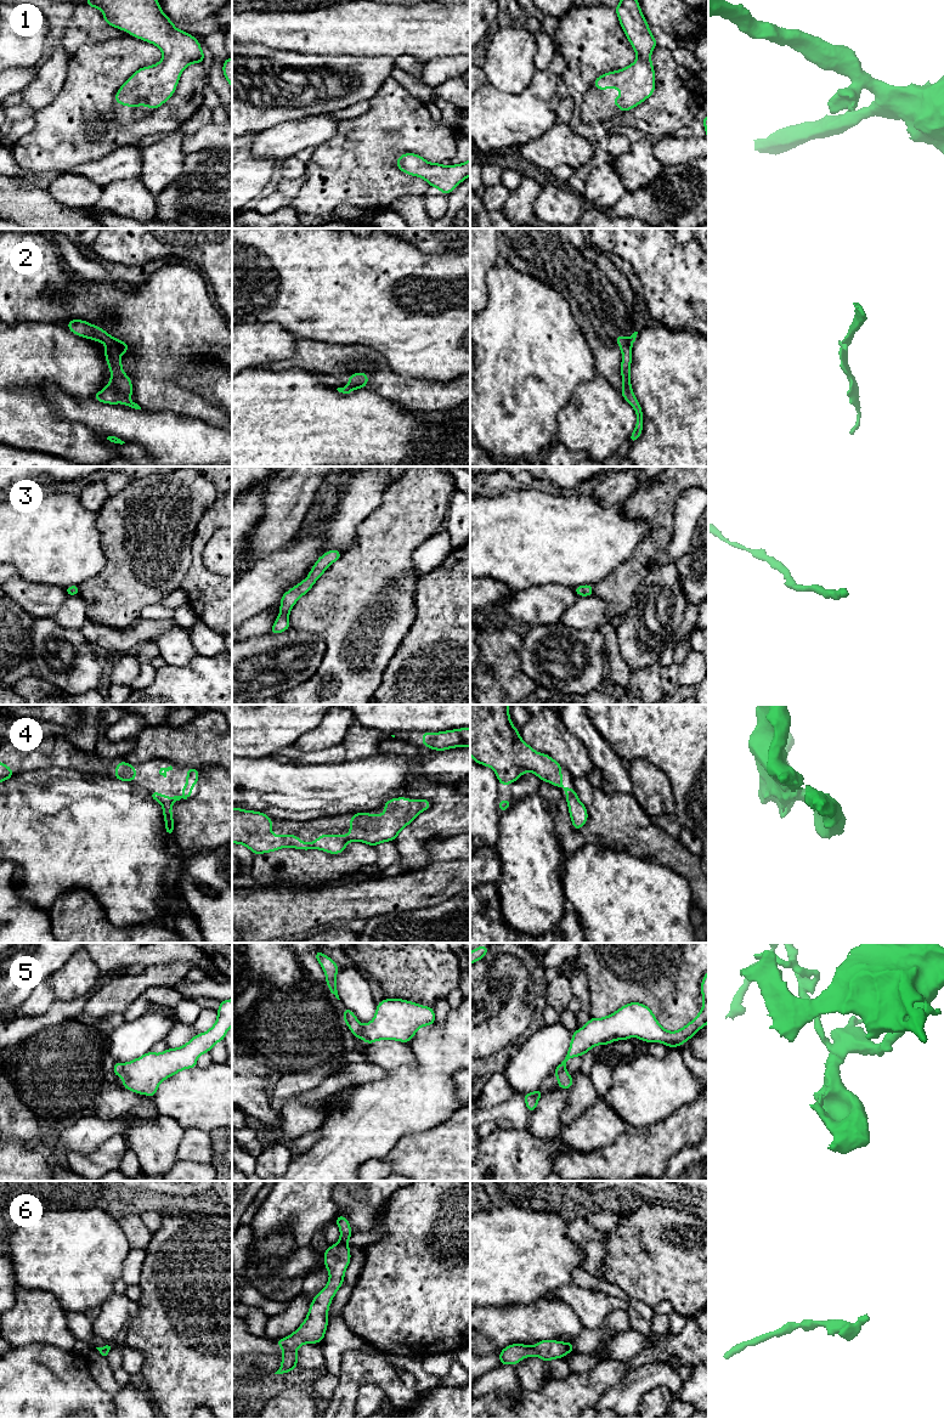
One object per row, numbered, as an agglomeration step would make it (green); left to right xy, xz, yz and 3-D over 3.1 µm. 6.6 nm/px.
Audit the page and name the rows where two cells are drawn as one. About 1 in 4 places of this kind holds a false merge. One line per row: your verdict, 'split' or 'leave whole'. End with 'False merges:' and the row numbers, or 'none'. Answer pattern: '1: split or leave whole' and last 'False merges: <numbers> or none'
1: leave whole
2: leave whole
3: leave whole
4: leave whole
5: split
6: leave whole
False merges: 5

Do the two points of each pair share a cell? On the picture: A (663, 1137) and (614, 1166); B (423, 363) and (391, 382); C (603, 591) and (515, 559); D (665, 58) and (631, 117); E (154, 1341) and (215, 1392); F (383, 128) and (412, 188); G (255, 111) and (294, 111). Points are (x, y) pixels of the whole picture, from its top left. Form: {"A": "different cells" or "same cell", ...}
{"A": "same cell", "B": "different cells", "C": "different cells", "D": "same cell", "E": "same cell", "F": "same cell", "G": "same cell"}

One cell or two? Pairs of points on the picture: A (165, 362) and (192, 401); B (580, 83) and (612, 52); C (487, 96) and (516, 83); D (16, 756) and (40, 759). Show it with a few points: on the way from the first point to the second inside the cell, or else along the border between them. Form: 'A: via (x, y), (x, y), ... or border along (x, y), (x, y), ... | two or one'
A: via (165, 373), (165, 380), (181, 396) | one
B: via (584, 74), (604, 55) | one
C: border along (487, 82), (513, 94), (527, 88) | two
D: via (22, 756), (34, 756) | one

